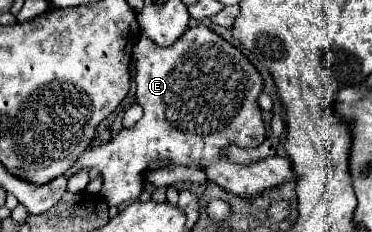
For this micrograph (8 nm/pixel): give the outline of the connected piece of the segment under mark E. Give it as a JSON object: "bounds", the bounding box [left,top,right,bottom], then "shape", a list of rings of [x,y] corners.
{"bounds":[77,26,297,206],"shape":[[[207,26],[187,28],[185,34],[173,42],[173,46],[161,48],[151,38],[141,36],[133,44],[135,58],[135,84],[137,84],[137,102],[143,106],[143,118],[133,126],[121,130],[107,144],[89,148],[79,160],[77,166],[91,168],[95,166],[101,172],[103,188],[101,194],[111,206],[119,206],[123,202],[133,202],[143,192],[143,174],[147,170],[163,168],[163,166],[197,166],[203,168],[207,178],[221,186],[223,190],[235,196],[257,196],[269,188],[279,184],[297,180],[293,164],[289,158],[265,158],[249,166],[233,164],[221,158],[221,148],[227,144],[237,144],[241,148],[259,146],[265,140],[265,126],[261,120],[261,110],[257,104],[257,96],[263,92],[263,82],[259,72],[251,66],[251,62],[221,36],[211,32]]]}

